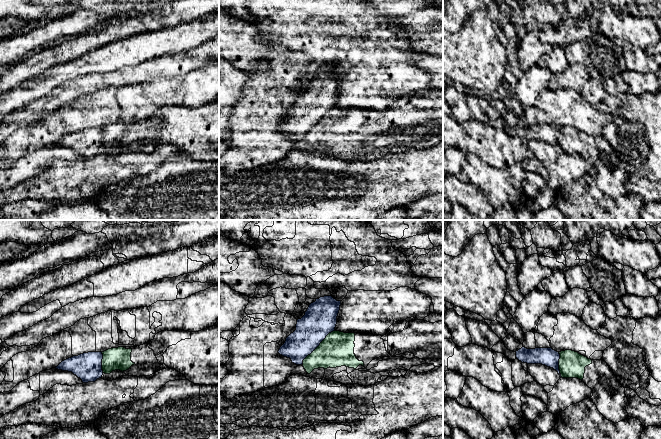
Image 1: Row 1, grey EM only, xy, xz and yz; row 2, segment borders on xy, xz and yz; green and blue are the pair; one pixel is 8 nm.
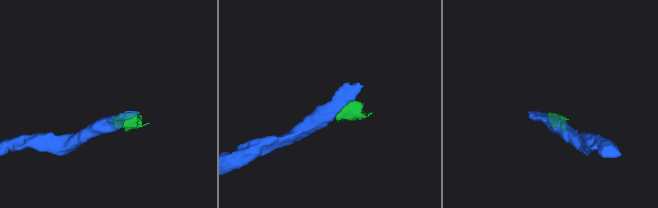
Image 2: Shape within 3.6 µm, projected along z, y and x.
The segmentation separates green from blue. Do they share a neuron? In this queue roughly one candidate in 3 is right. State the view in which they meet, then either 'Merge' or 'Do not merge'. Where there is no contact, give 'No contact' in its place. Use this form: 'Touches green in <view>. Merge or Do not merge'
Touches green in xz. Do not merge

